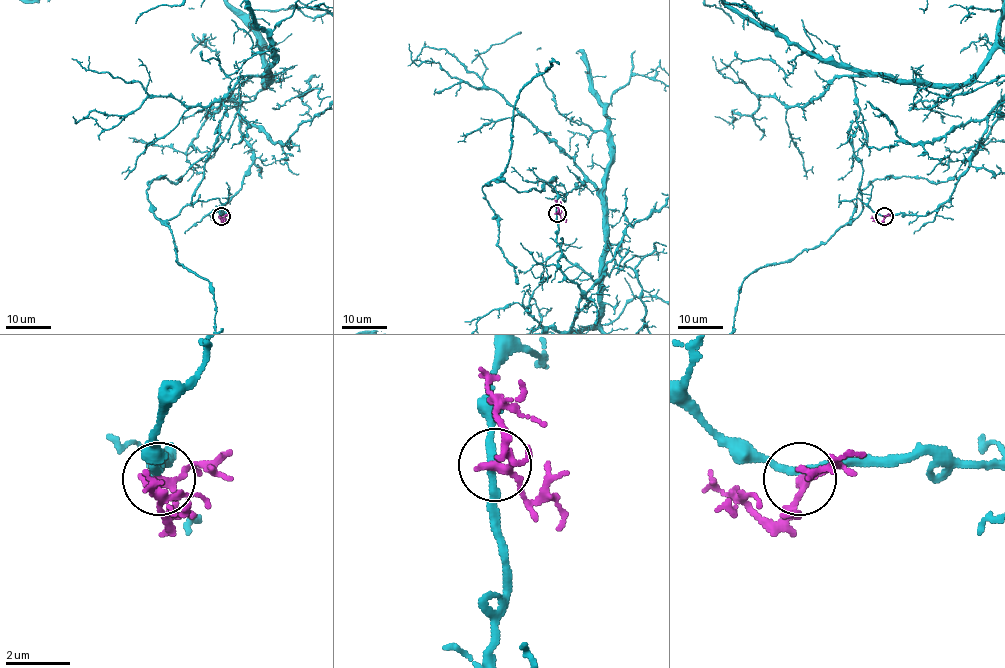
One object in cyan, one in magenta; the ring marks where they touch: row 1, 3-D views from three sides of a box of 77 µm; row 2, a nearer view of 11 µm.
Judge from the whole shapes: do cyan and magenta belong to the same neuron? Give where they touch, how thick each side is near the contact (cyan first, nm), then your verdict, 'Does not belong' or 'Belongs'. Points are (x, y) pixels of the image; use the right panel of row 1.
Place: (884, 216). Thickness 240 nm (cyan) against 240 nm. Does not belong

